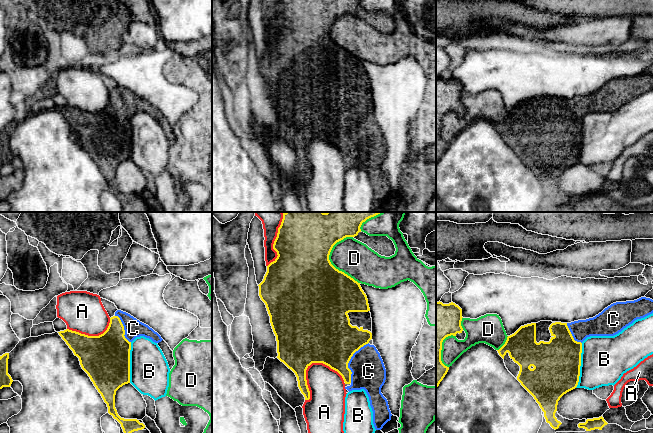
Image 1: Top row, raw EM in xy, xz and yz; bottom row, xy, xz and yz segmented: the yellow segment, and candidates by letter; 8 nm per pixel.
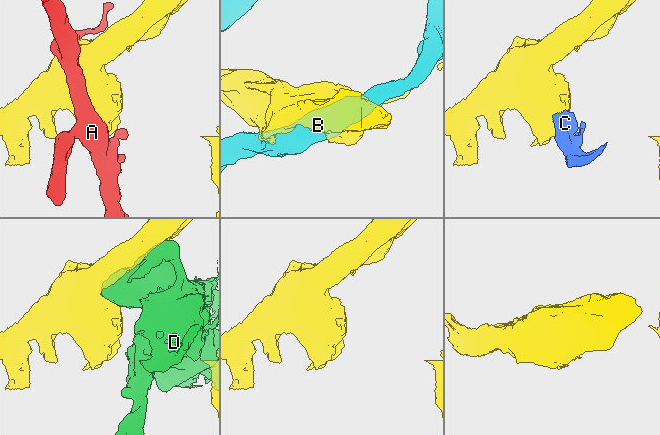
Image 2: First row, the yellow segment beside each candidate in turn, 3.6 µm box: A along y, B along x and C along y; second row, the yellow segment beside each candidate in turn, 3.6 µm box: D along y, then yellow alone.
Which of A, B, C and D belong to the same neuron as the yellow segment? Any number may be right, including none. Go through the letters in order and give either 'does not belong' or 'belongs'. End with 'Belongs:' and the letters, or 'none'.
A: does not belong
B: does not belong
C: belongs
D: does not belong
Belongs: C

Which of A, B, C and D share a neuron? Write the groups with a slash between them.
A / B / C / D

